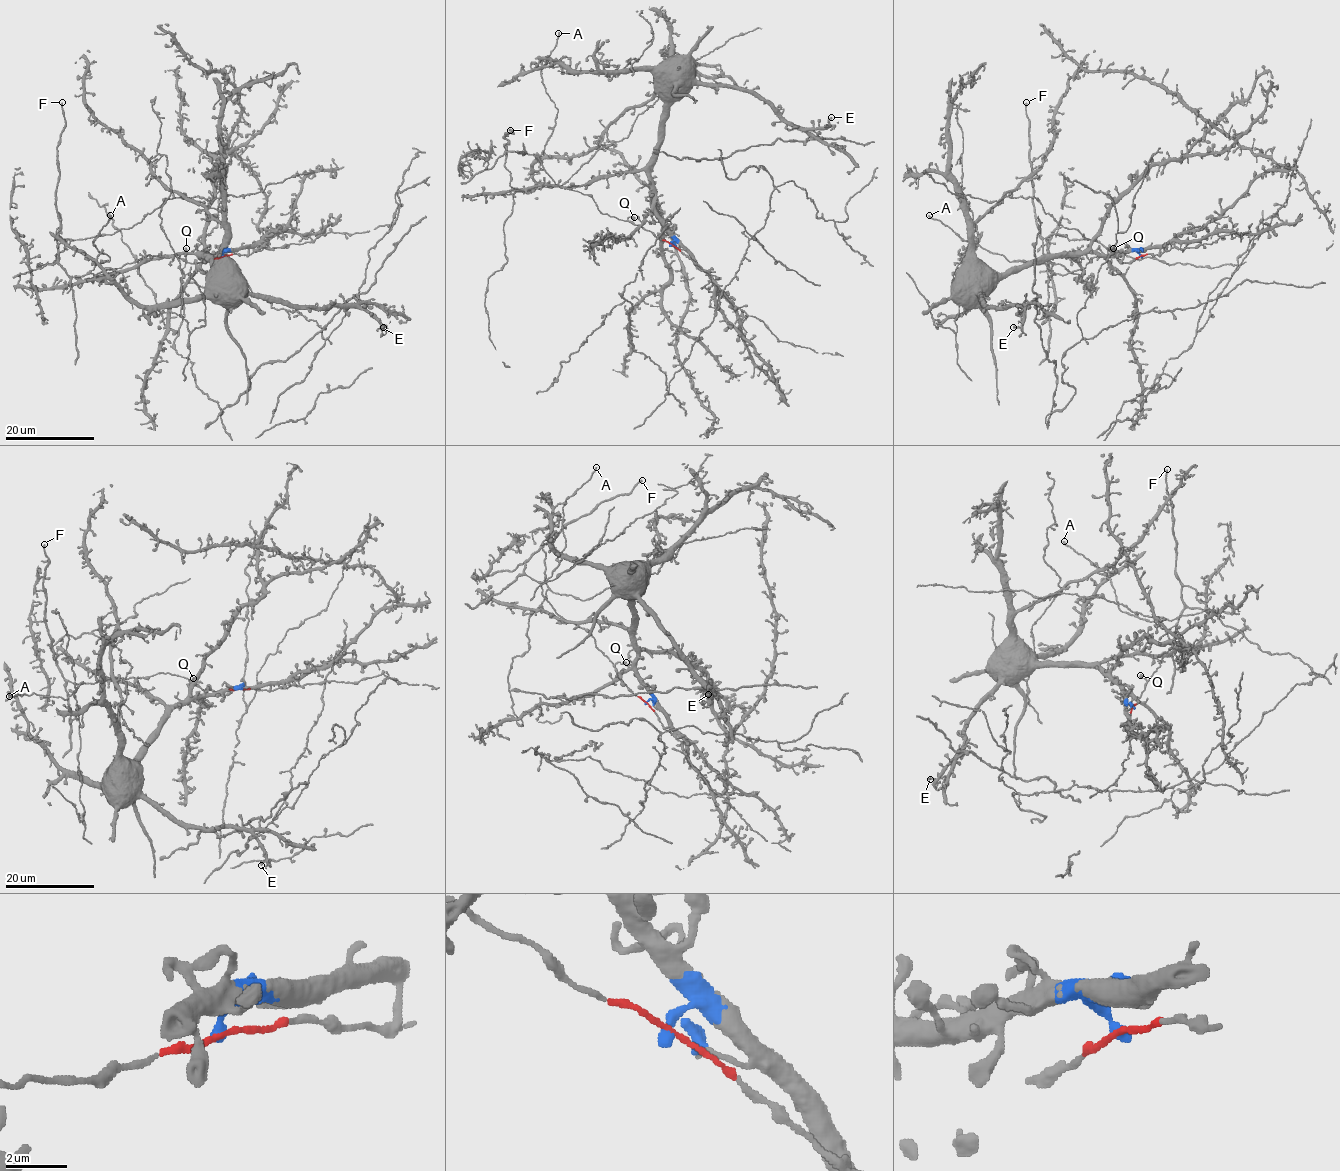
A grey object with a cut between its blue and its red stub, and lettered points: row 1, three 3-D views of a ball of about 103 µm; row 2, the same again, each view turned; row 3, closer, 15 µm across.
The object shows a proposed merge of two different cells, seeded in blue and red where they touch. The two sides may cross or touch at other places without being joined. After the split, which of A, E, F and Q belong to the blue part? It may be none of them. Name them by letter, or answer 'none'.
E

